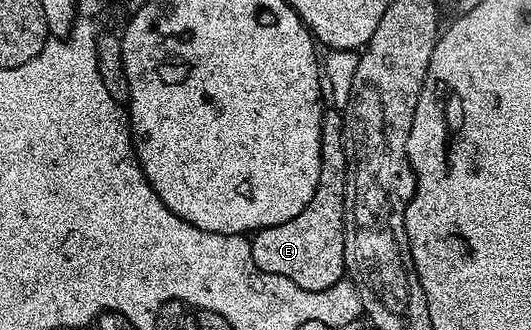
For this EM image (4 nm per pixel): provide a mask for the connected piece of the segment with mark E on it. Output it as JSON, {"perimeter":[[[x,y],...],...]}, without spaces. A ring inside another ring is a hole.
{"perimeter":[[[328,108],[324,111],[324,119],[320,125],[320,175],[318,176],[318,188],[314,192],[310,204],[306,204],[306,208],[302,208],[302,212],[298,212],[298,216],[294,216],[294,220],[286,220],[286,224],[274,224],[270,228],[262,228],[251,235],[252,255],[254,256],[254,264],[258,269],[262,272],[270,272],[274,276],[286,276],[286,280],[294,280],[294,284],[298,284],[298,288],[306,288],[307,290],[325,290],[342,281],[346,274],[344,269],[344,185],[346,184],[347,175],[348,161],[346,160],[346,148],[344,147],[344,116],[339,109]]]}

